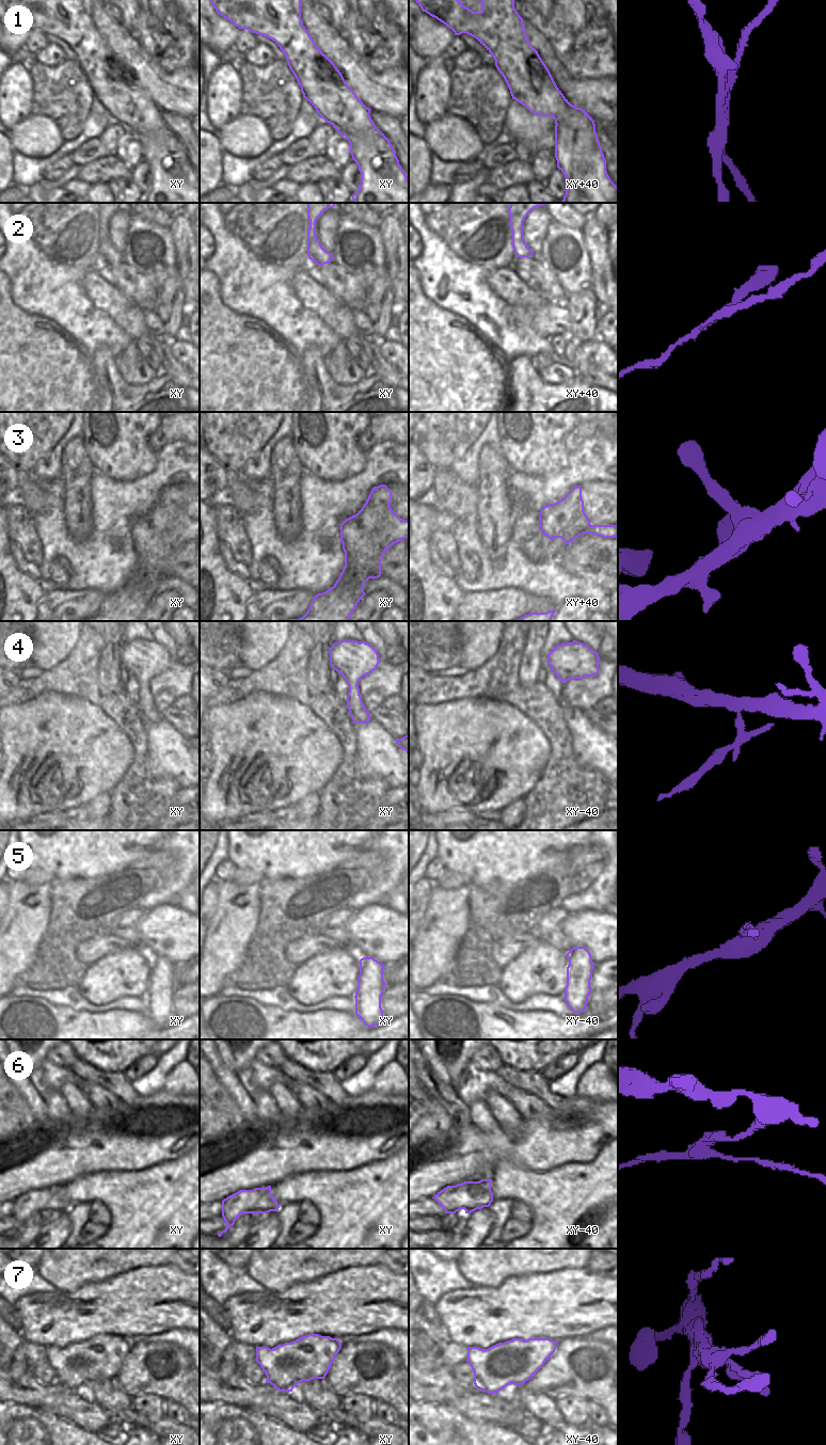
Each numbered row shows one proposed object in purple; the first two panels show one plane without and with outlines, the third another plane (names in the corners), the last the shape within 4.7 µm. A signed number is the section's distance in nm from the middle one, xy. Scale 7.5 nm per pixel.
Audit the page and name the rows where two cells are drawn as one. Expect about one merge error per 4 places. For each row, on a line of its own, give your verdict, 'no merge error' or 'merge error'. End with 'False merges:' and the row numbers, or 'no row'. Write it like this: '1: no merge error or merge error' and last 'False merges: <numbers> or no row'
1: merge error
2: no merge error
3: no merge error
4: no merge error
5: no merge error
6: no merge error
7: no merge error
False merges: 1

